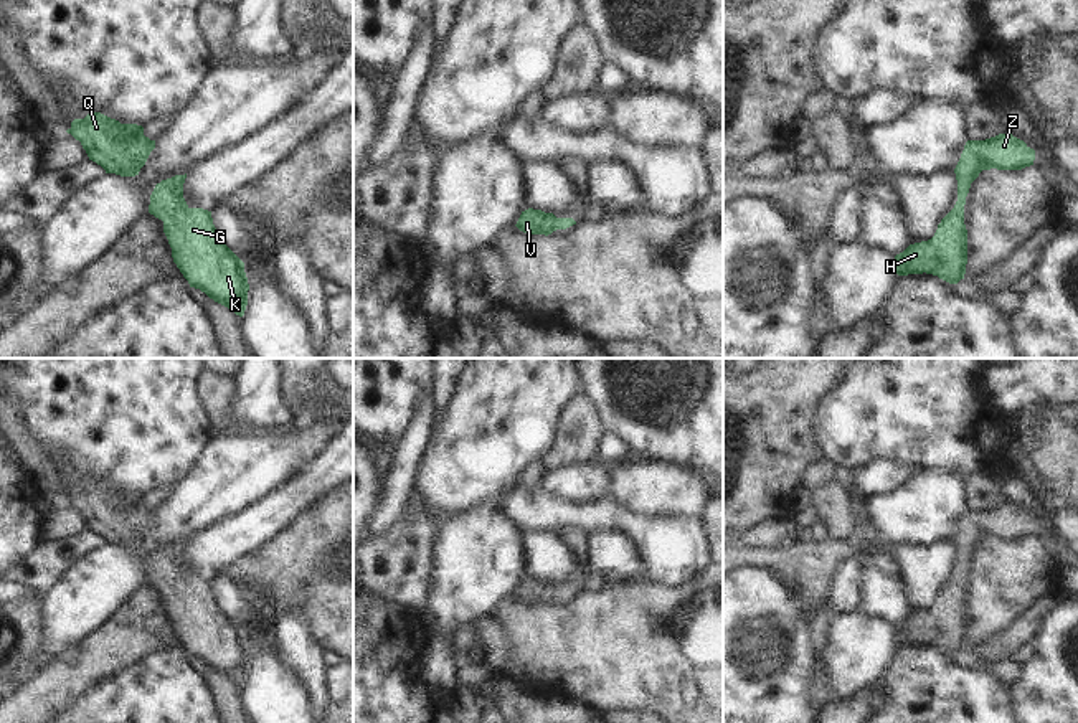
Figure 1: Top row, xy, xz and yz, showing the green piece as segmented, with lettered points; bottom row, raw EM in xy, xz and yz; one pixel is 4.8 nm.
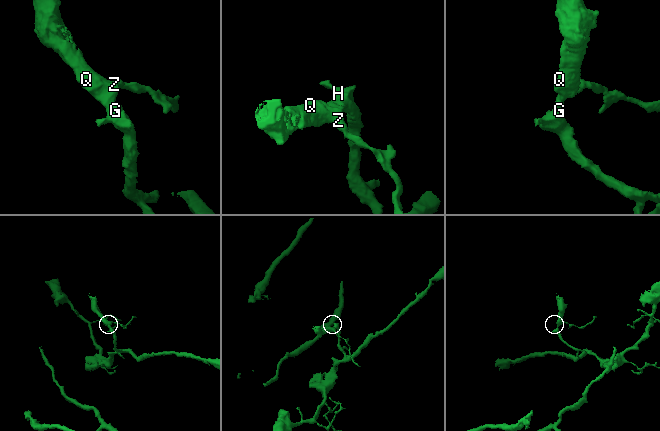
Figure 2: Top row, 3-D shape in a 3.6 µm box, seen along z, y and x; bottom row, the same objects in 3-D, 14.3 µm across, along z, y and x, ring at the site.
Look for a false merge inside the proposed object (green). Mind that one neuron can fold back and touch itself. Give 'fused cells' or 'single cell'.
single cell

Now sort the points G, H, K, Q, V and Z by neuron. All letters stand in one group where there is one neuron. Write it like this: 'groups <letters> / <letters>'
groups G H K Q V Z

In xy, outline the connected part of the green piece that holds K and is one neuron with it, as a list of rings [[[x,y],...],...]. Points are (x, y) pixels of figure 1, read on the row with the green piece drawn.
[[[187,173],[157,183],[149,213],[163,221],[173,262],[190,287],[243,317],[249,291],[244,262],[221,241],[211,211],[187,205],[185,178]]]

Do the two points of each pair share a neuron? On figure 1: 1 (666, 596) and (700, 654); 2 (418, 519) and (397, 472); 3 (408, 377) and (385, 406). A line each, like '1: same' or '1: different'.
1: same
2: different
3: same

